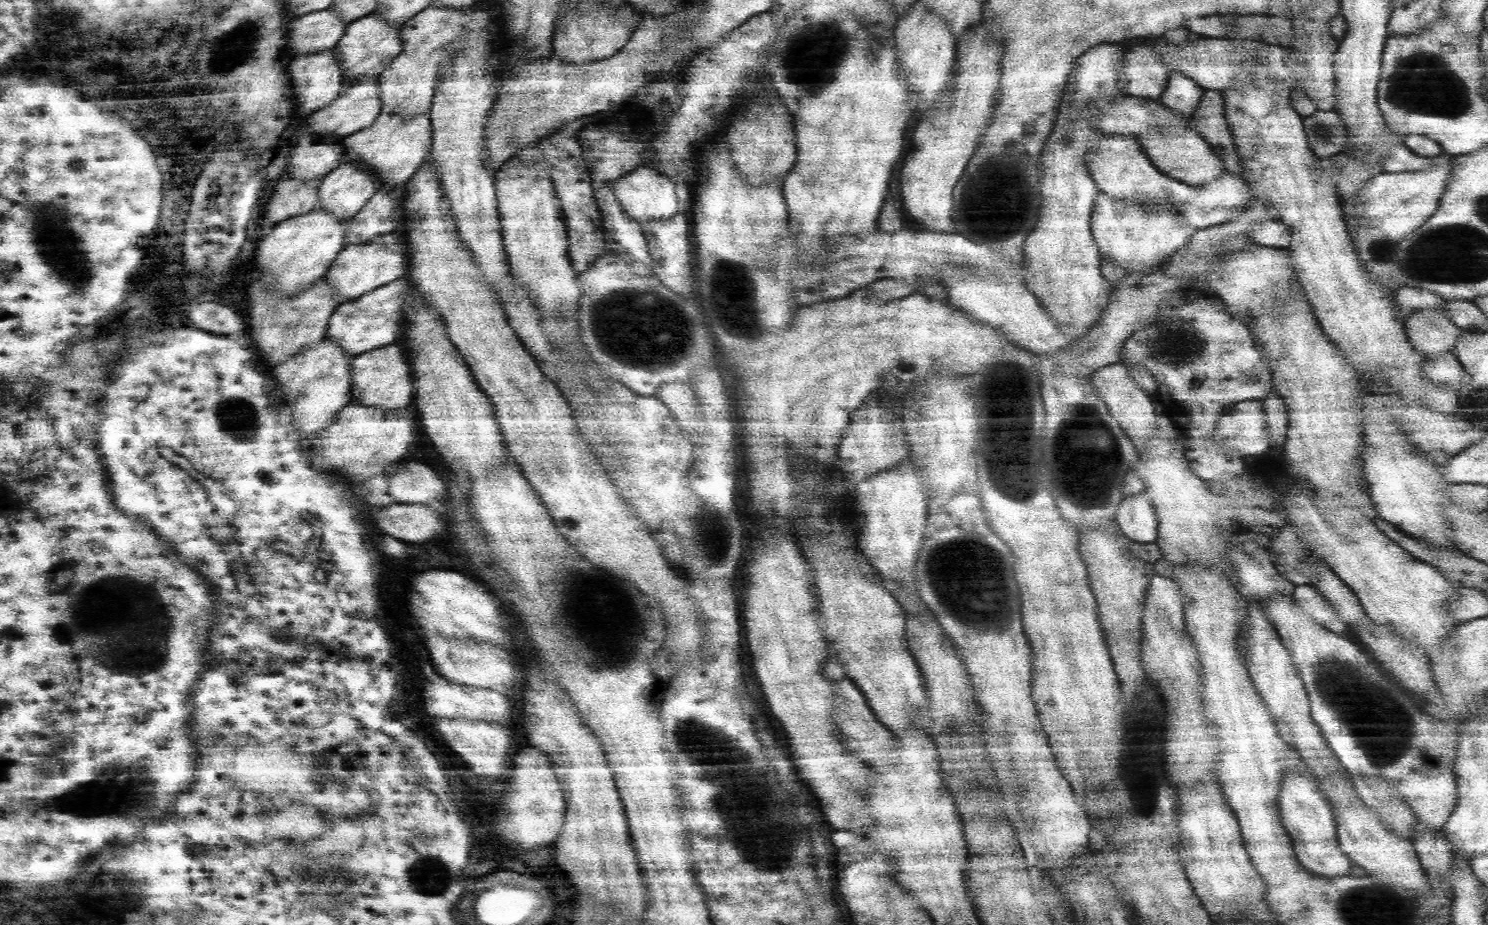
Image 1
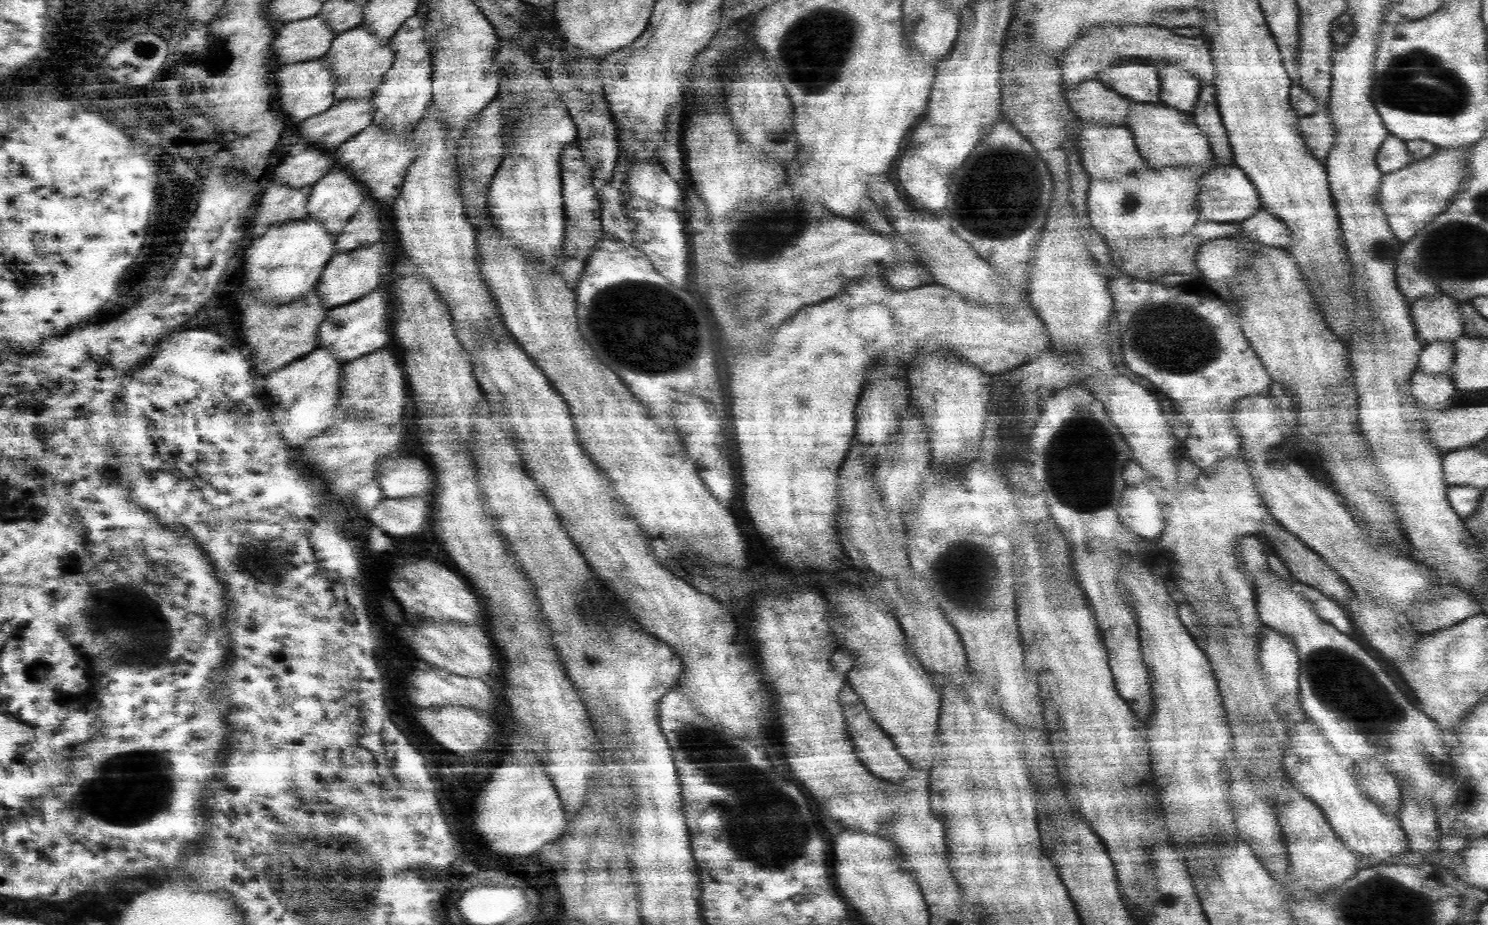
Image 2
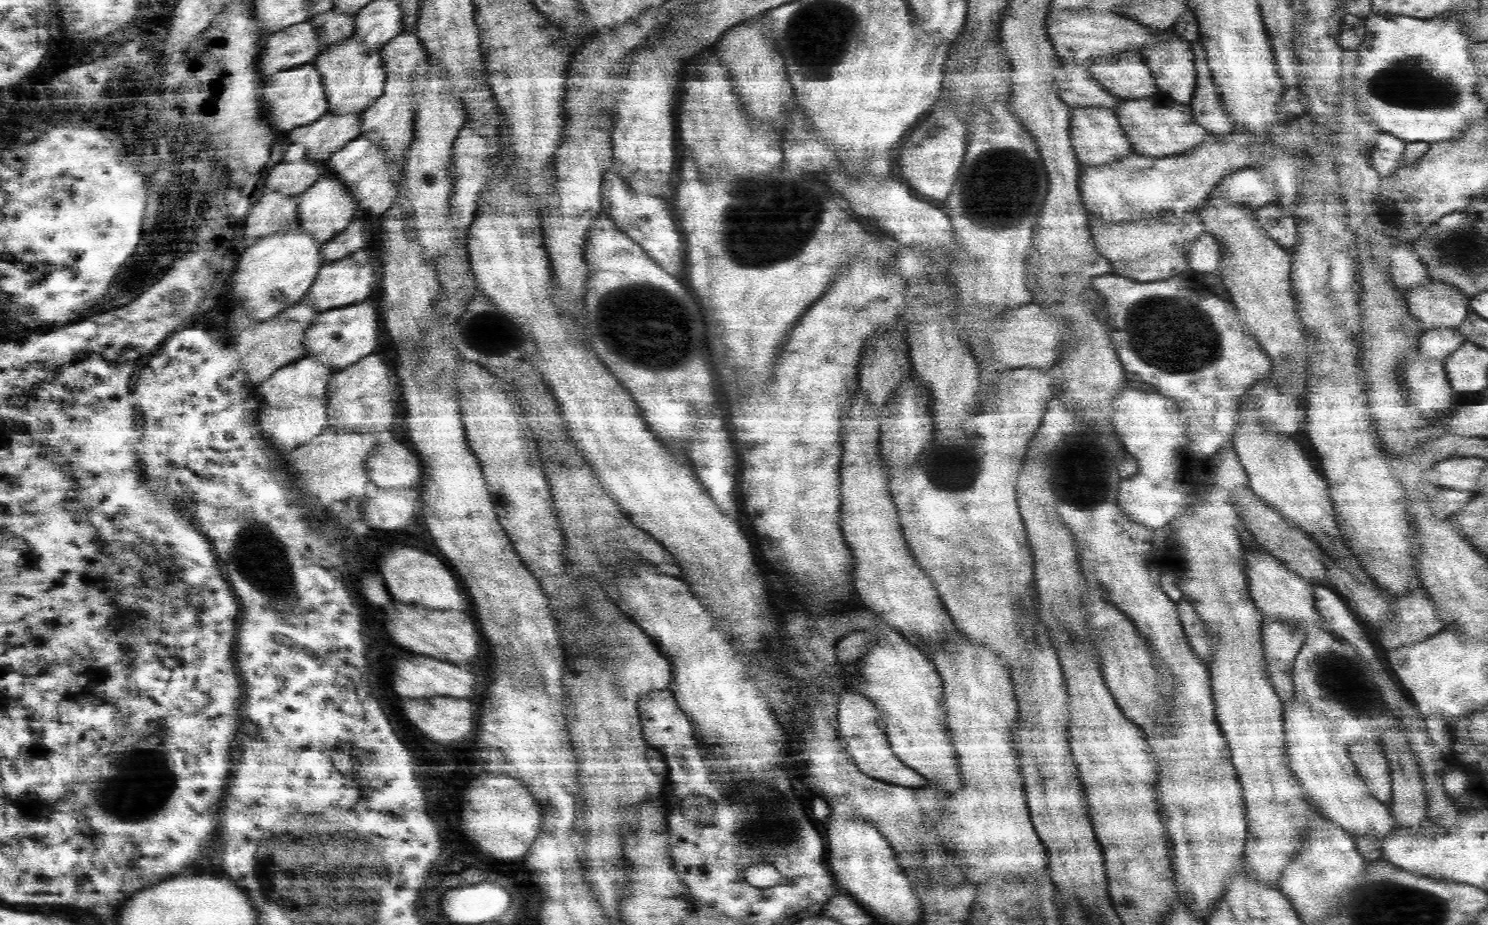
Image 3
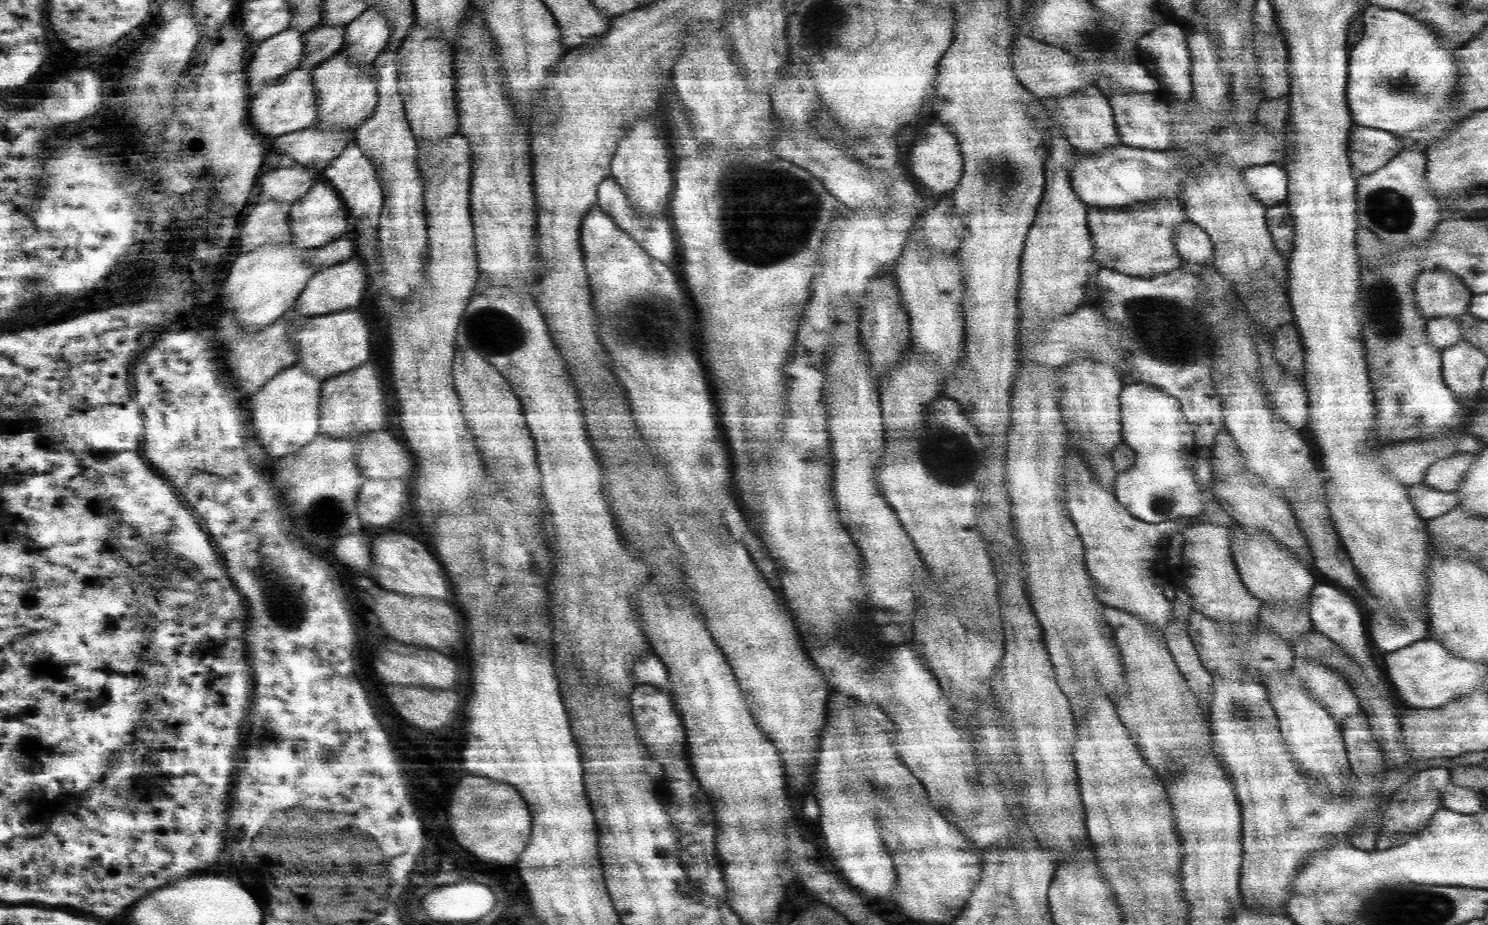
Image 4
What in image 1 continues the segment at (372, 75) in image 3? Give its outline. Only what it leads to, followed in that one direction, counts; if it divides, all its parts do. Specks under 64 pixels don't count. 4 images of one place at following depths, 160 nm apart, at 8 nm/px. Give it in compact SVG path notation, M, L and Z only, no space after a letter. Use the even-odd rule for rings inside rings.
M378 14L360 17L347 25L342 38L334 46L334 58L338 61L343 76L360 79L362 76L377 77L402 52L400 27L386 24Z

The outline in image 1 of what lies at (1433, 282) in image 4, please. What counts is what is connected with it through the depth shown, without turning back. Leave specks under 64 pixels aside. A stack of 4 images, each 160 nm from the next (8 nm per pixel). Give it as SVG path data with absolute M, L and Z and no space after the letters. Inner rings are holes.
M1440 307L1436 309L1421 309L1406 319L1404 325L1408 341L1415 351L1422 356L1452 352L1458 338L1464 331L1463 328L1456 326L1456 324L1448 319L1445 316L1445 311Z

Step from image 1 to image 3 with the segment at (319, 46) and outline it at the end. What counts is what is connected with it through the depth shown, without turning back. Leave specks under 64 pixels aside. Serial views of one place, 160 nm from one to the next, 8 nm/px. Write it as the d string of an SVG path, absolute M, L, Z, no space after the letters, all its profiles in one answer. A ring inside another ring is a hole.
M310 19L304 20L287 26L282 32L276 32L268 38L262 52L260 70L264 74L274 74L290 66L312 62L321 53L314 25Z

